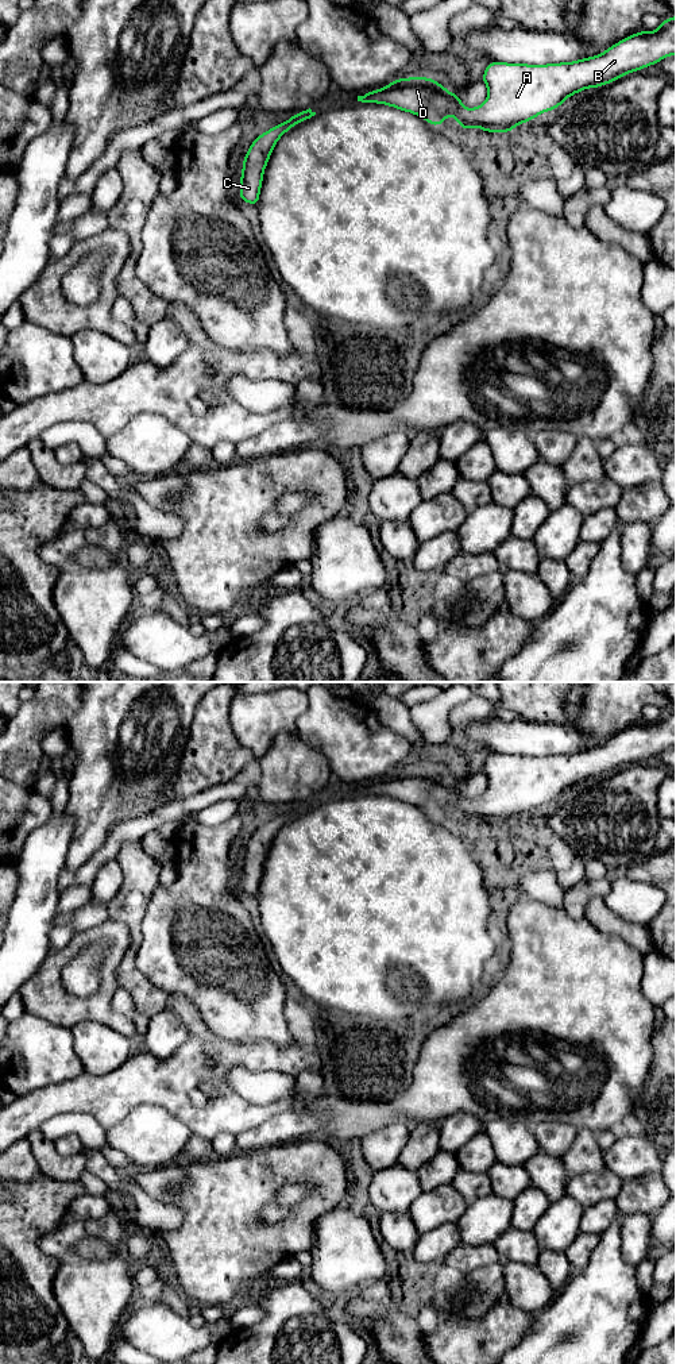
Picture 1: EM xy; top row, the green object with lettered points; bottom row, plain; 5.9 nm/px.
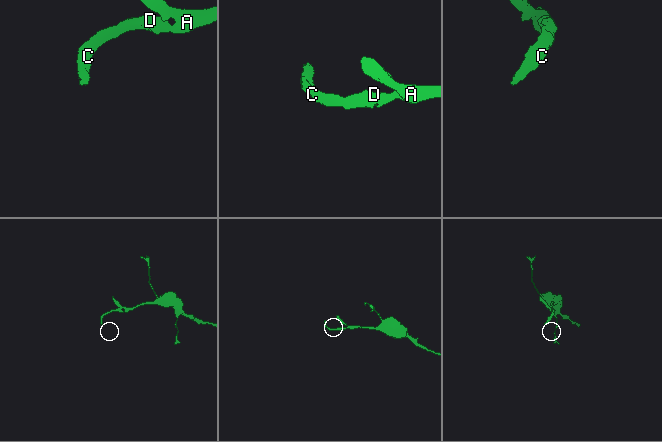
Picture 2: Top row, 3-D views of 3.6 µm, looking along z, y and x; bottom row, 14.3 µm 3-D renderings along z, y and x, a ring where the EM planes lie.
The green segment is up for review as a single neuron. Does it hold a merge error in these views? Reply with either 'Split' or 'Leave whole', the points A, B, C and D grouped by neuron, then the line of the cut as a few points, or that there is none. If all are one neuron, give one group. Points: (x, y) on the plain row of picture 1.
Leave whole. Groups: A B C D. No split

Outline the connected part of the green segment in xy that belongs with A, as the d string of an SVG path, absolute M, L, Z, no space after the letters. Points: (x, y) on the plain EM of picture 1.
M676 708L648 724L631 725L599 747L573 754L526 756L491 752L482 772L488 779L486 794L470 802L459 786L426 768L398 770L386 779L364 783L358 793L386 795L441 817L447 808L459 812L460 821L472 817L486 824L511 824L515 817L559 799L563 793L587 779L610 775L625 766L676 745Z

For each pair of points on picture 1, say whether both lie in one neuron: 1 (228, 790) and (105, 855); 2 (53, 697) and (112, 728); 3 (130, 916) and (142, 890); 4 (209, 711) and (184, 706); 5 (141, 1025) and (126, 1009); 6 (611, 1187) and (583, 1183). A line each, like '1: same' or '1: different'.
1: same
2: different
3: same
4: different
5: same
6: same

